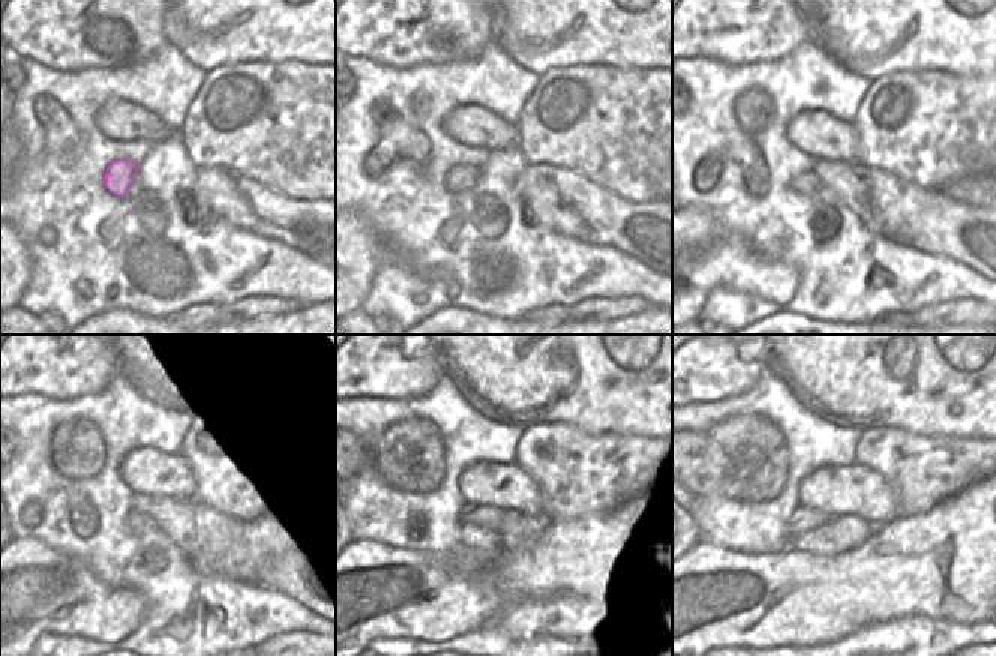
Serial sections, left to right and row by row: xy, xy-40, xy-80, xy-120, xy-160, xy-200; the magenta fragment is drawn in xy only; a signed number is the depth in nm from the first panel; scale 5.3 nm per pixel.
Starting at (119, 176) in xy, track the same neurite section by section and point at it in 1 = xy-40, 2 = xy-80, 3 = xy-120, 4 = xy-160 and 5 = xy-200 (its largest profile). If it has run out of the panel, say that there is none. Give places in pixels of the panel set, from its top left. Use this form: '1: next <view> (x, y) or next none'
1: next xy-40 (461, 177)
2: next xy-80 (807, 183)
3: next xy-120 (138, 523)
4: next xy-160 (476, 538)
5: next xy-200 (843, 533)

